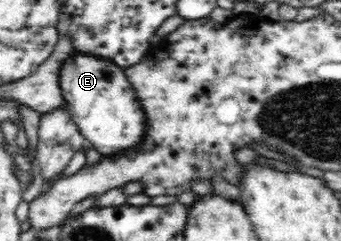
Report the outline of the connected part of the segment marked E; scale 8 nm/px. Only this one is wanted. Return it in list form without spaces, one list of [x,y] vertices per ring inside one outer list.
[[[72,50],[70,56],[59,64],[59,88],[82,137],[102,156],[133,149],[143,140],[143,108],[136,99],[125,69],[113,61]]]

